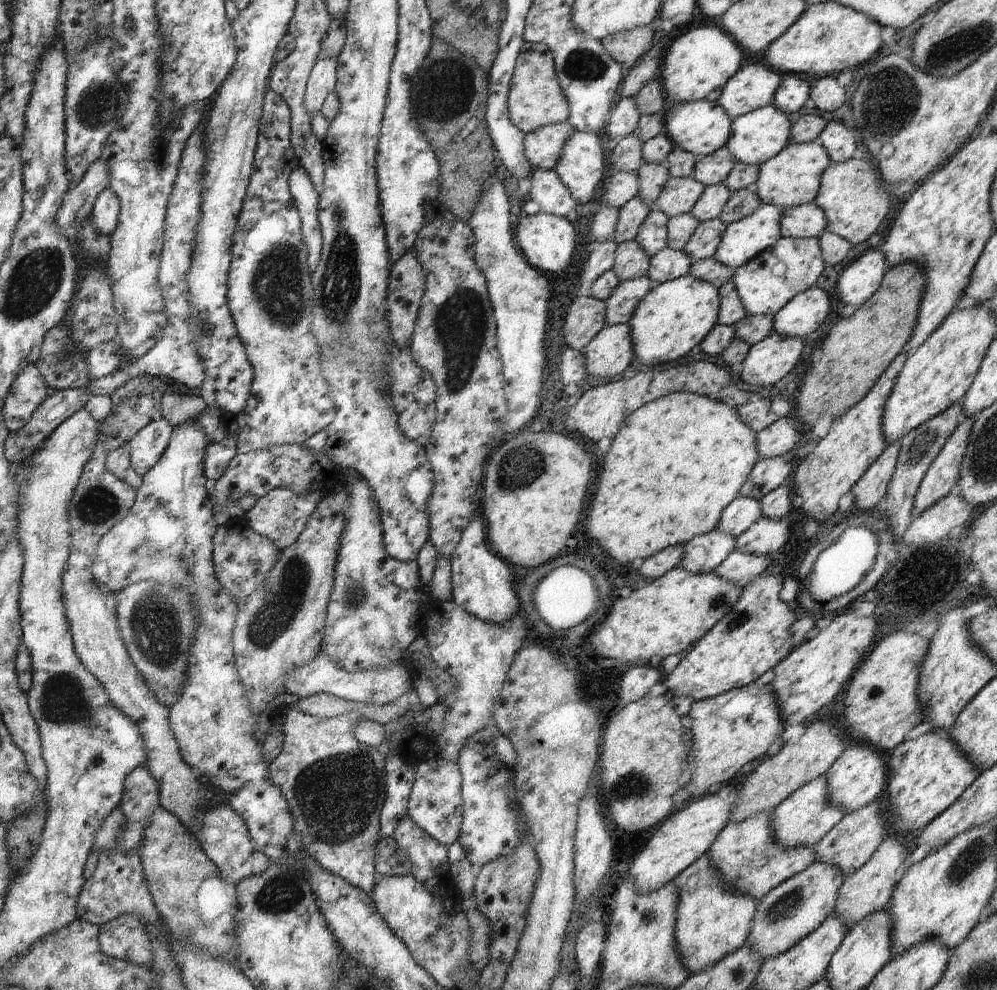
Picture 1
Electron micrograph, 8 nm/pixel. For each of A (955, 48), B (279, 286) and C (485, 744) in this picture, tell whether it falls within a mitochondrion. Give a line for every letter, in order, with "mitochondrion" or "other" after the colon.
A: mitochondrion
B: mitochondrion
C: other

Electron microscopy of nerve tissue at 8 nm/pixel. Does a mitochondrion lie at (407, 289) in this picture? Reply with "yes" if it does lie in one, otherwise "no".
no

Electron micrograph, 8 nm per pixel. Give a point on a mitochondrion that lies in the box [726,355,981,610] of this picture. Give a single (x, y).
(920, 447)

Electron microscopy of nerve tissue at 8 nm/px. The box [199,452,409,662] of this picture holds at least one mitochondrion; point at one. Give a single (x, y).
(286, 597)

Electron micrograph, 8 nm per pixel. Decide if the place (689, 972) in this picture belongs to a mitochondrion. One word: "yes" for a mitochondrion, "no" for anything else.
no

